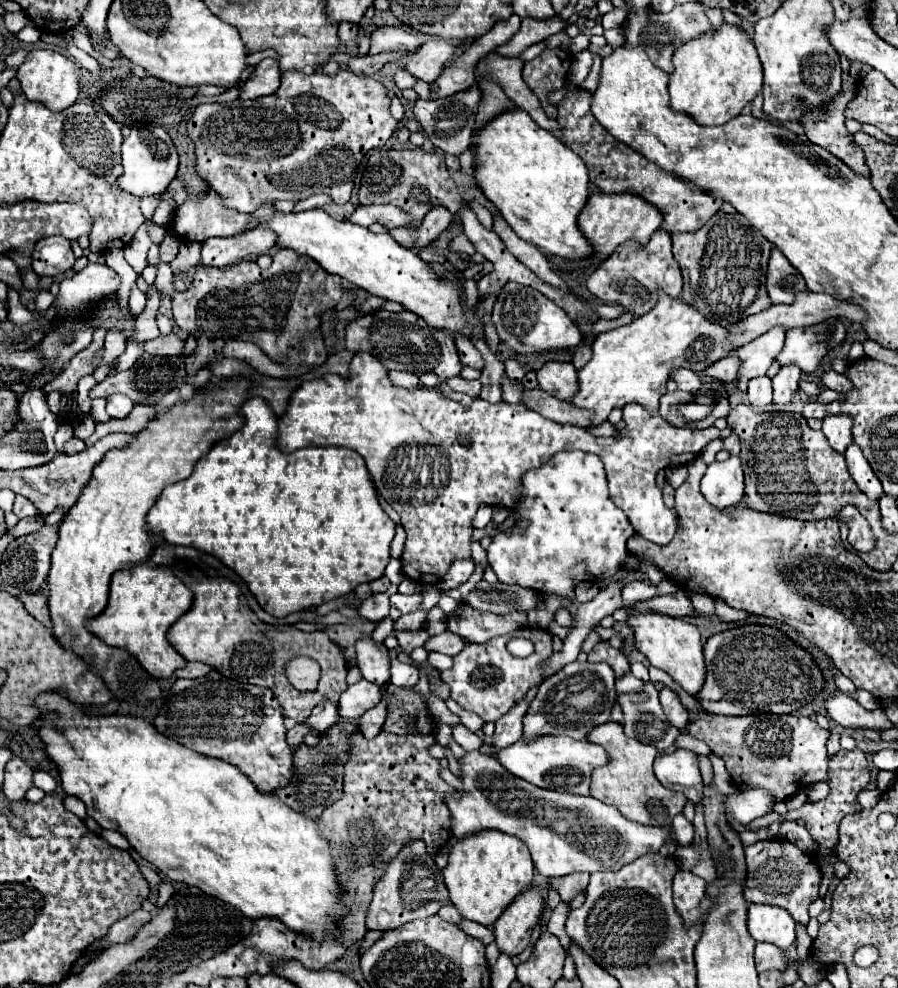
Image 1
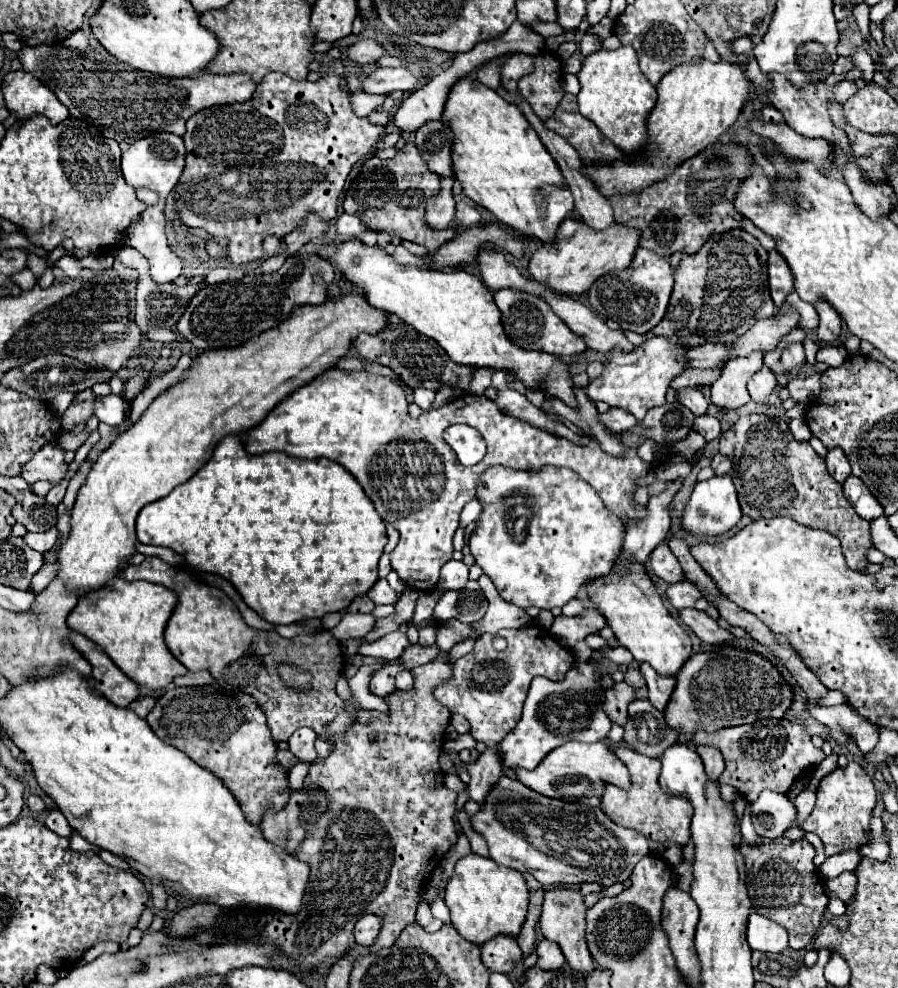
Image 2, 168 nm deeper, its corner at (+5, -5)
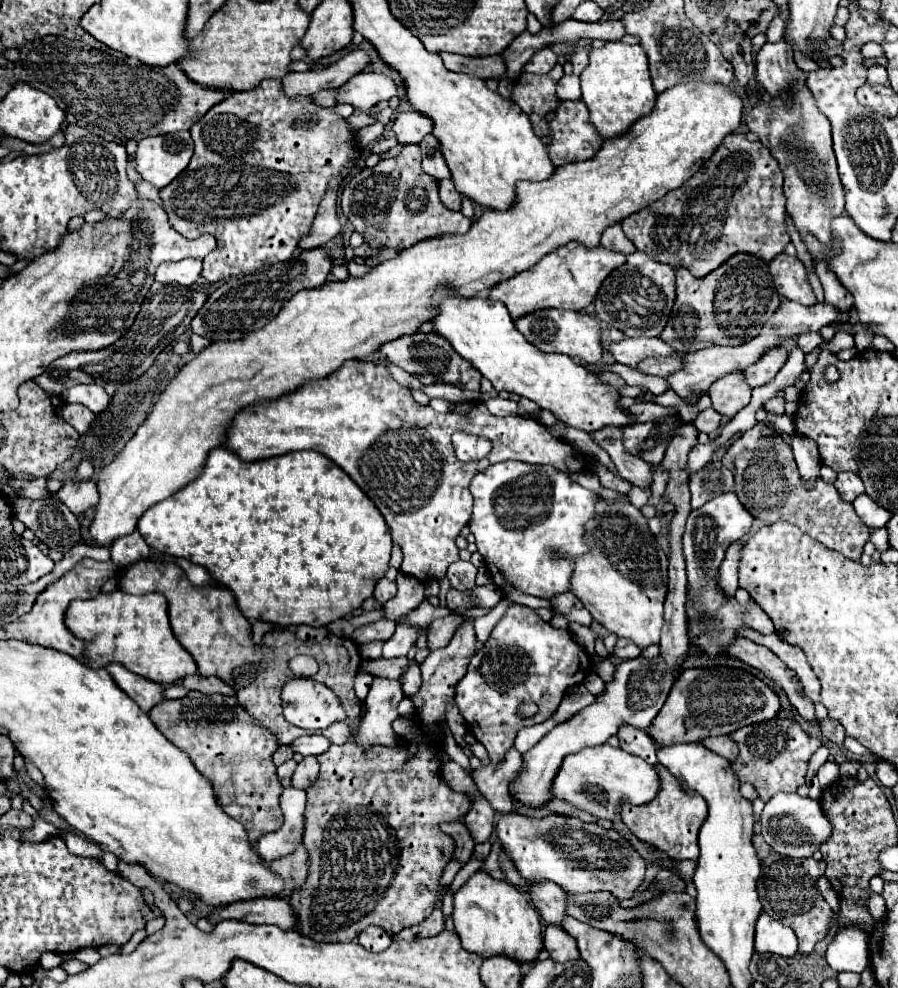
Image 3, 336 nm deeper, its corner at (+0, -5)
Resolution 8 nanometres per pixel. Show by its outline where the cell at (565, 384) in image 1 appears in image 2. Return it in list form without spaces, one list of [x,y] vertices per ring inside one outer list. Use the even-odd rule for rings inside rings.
[[[573,387],[575,399],[577,399],[577,407],[569,407],[565,405],[561,399],[557,397],[549,397],[551,409],[561,415],[563,419],[571,421],[573,425],[577,425],[579,429],[583,429],[589,437],[597,439],[601,443],[601,447],[605,447],[605,451],[609,451],[611,455],[621,455],[621,443],[617,443],[617,439],[613,439],[613,435],[599,423],[599,413],[595,409],[593,403],[589,403],[589,399],[585,399],[585,389],[583,387]]]

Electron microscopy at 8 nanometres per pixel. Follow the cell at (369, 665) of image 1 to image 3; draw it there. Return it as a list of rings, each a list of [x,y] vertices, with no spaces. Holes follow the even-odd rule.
[[[374,679],[370,685],[368,697],[362,707],[362,721],[358,727],[358,735],[354,735],[354,743],[362,747],[384,745],[394,747],[396,733],[392,729],[392,721],[398,719],[398,703],[404,697],[402,685],[390,679]]]

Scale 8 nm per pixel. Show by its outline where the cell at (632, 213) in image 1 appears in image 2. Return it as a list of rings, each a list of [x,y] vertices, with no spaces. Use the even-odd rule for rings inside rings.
[[[565,219],[557,231],[557,239],[553,247],[539,247],[529,261],[531,277],[543,281],[553,291],[561,291],[563,295],[581,295],[585,293],[597,277],[627,269],[633,261],[633,255],[639,247],[641,231],[625,227],[621,223],[613,223],[613,227],[597,231],[589,227],[583,219]]]

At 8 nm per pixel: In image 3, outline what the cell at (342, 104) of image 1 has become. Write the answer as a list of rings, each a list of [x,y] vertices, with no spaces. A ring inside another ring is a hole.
[[[266,79],[246,93],[232,93],[194,123],[190,133],[194,139],[192,161],[186,171],[160,189],[160,199],[172,229],[182,237],[198,239],[204,233],[216,237],[216,249],[204,257],[202,279],[206,283],[290,259],[300,237],[308,233],[316,217],[330,177],[338,175],[356,151],[356,133],[334,113],[334,107],[322,109],[310,97],[288,99],[282,95],[280,79]]]

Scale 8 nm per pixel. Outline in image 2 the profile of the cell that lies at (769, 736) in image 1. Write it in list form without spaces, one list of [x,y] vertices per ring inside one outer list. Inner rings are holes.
[[[761,719],[751,725],[727,727],[713,733],[695,731],[693,741],[695,745],[707,745],[721,751],[725,771],[721,773],[719,783],[735,787],[749,803],[757,799],[763,789],[785,795],[803,773],[817,767],[825,759],[825,753],[811,743],[805,727],[787,719]]]

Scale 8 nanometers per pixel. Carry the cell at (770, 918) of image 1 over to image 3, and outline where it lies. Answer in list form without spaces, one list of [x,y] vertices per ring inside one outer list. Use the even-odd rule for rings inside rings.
[[[762,913],[756,923],[756,953],[776,953],[780,957],[794,957],[798,951],[796,935],[790,927],[778,923],[768,913]]]

